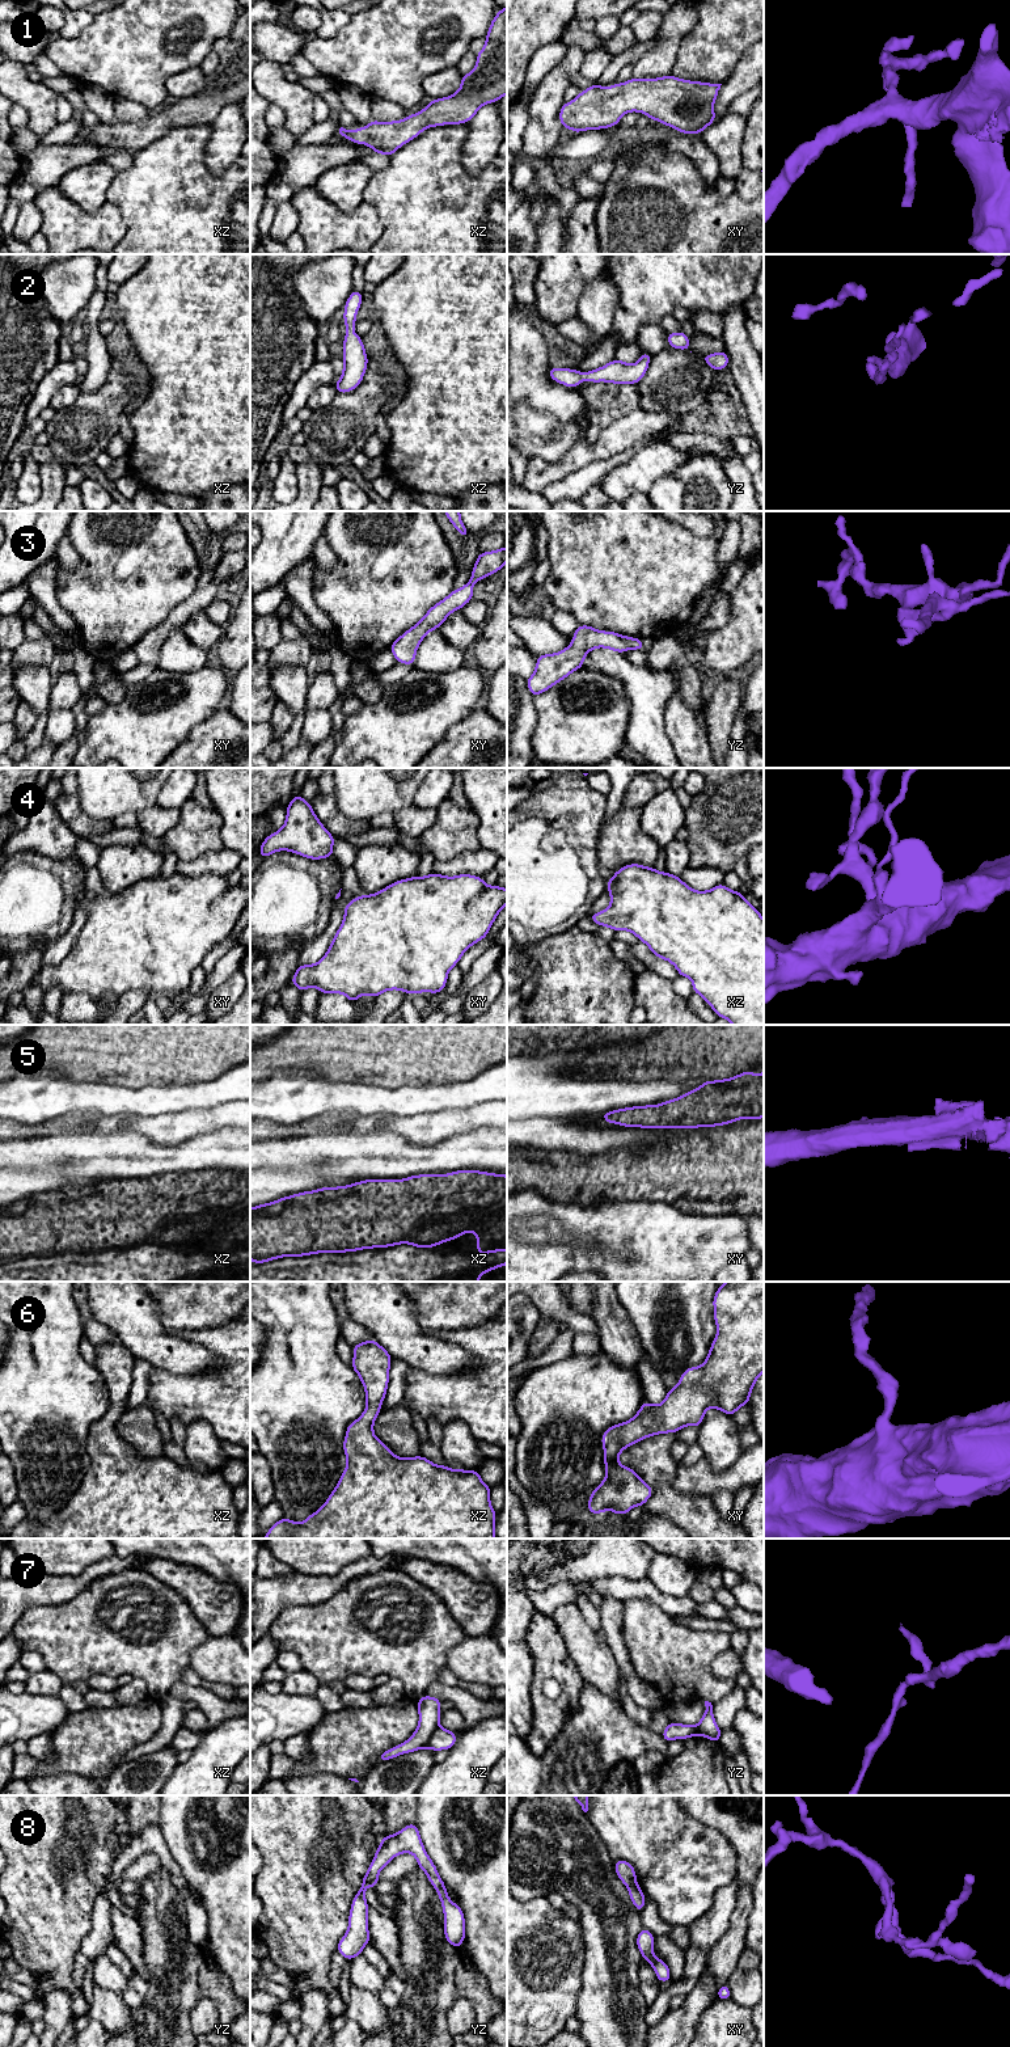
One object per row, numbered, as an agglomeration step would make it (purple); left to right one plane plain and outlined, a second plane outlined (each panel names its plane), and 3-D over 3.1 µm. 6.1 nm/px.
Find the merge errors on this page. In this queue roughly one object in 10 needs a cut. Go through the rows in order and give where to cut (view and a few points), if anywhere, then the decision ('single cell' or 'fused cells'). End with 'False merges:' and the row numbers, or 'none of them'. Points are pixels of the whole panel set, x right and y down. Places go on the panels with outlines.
1: cut none; single cell
2: cut none; single cell
3: cut none; single cell
4: cut none; single cell
5: cut none; single cell
6: cut none; single cell
7: cut none; single cell
8: cut none; single cell
False merges: none of them

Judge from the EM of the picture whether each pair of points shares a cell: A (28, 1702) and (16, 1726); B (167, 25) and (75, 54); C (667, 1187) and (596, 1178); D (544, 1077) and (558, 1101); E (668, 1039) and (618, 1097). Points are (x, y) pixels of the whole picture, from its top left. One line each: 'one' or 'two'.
A: one
B: one
C: one
D: one
E: two

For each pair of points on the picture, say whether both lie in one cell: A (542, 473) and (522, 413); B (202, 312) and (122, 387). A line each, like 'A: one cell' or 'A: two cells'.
A: two cells
B: two cells

